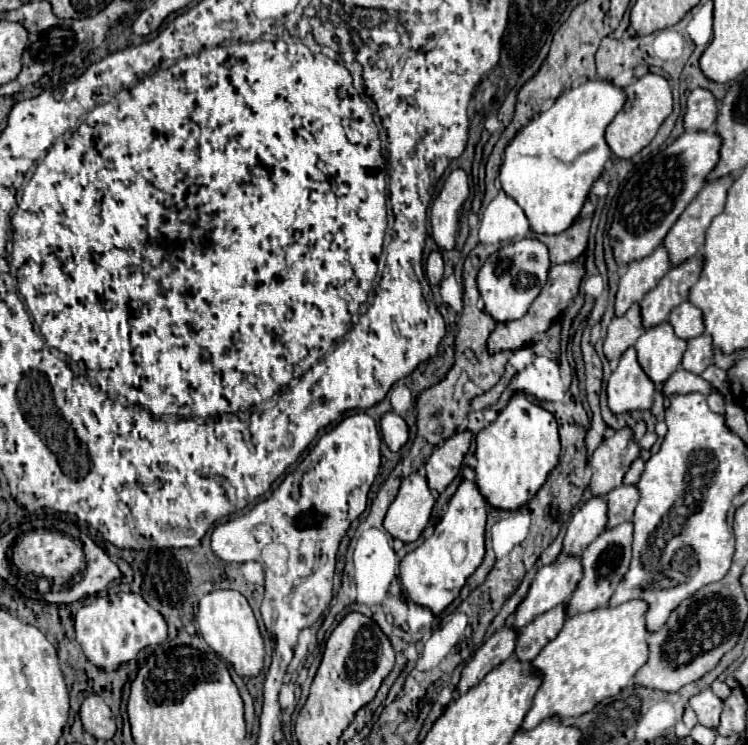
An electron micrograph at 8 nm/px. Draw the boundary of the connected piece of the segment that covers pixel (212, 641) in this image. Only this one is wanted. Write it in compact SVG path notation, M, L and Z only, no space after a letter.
M213 590L199 600L197 610L197 626L205 642L227 660L235 672L243 678L253 678L264 667L265 648L263 636L259 632L259 624L255 614L247 602L247 598L237 590Z

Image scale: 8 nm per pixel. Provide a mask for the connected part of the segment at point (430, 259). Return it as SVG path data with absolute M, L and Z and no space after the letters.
M433 250L427 256L427 264L425 264L425 272L431 284L439 284L443 278L443 256L439 250Z

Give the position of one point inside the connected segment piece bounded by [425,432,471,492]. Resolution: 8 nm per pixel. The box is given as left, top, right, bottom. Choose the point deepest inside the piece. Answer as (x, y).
(443, 465)

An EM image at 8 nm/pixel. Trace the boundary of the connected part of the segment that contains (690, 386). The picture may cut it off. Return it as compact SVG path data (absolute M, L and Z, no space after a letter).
M677 370L669 376L669 380L663 382L661 392L665 396L673 396L673 394L689 394L689 392L701 392L701 394L709 394L711 384L707 384L701 376L695 376L691 372L685 370Z

